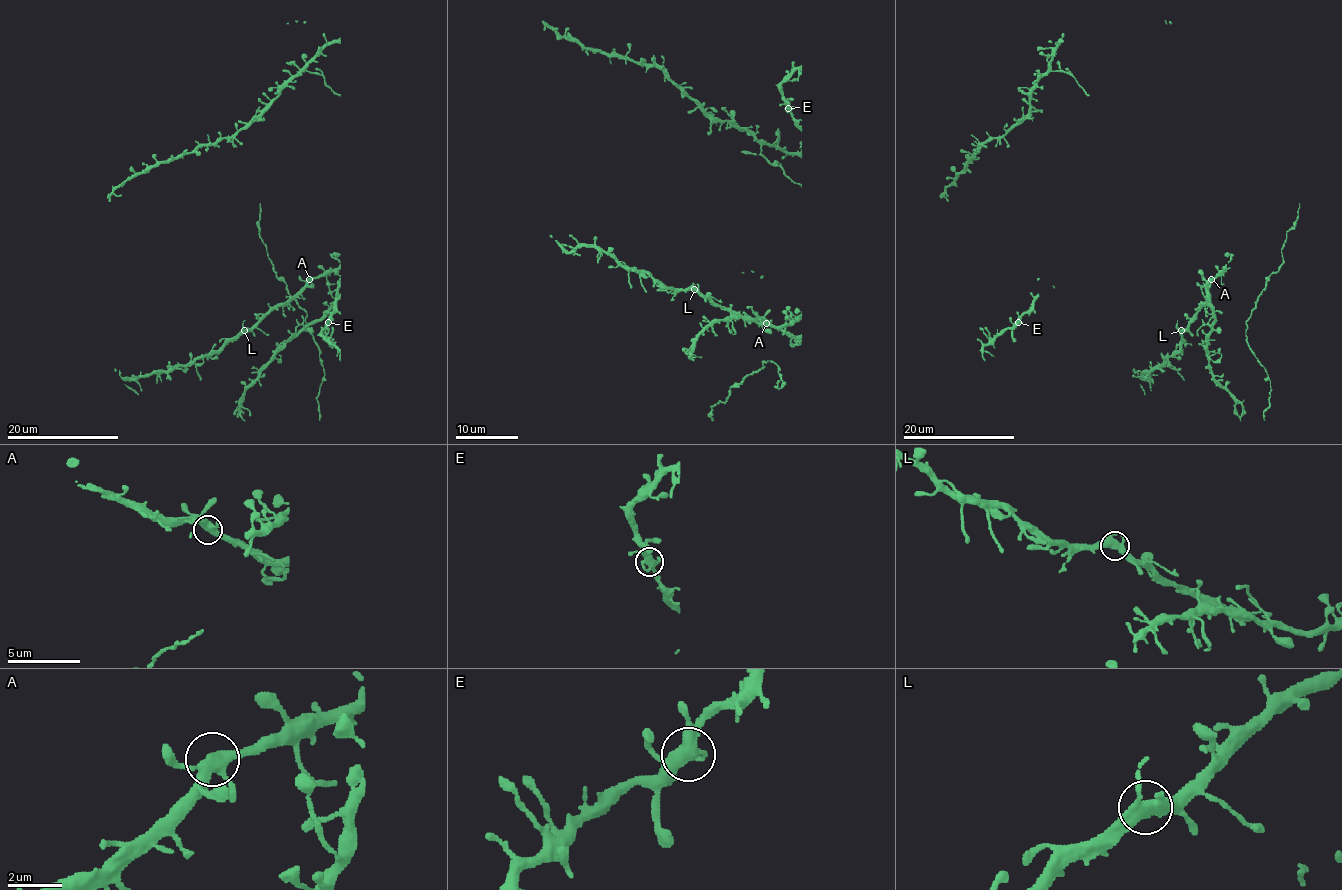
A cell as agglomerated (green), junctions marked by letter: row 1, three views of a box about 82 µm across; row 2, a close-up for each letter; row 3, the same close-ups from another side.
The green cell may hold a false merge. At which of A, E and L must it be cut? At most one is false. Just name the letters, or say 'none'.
none

